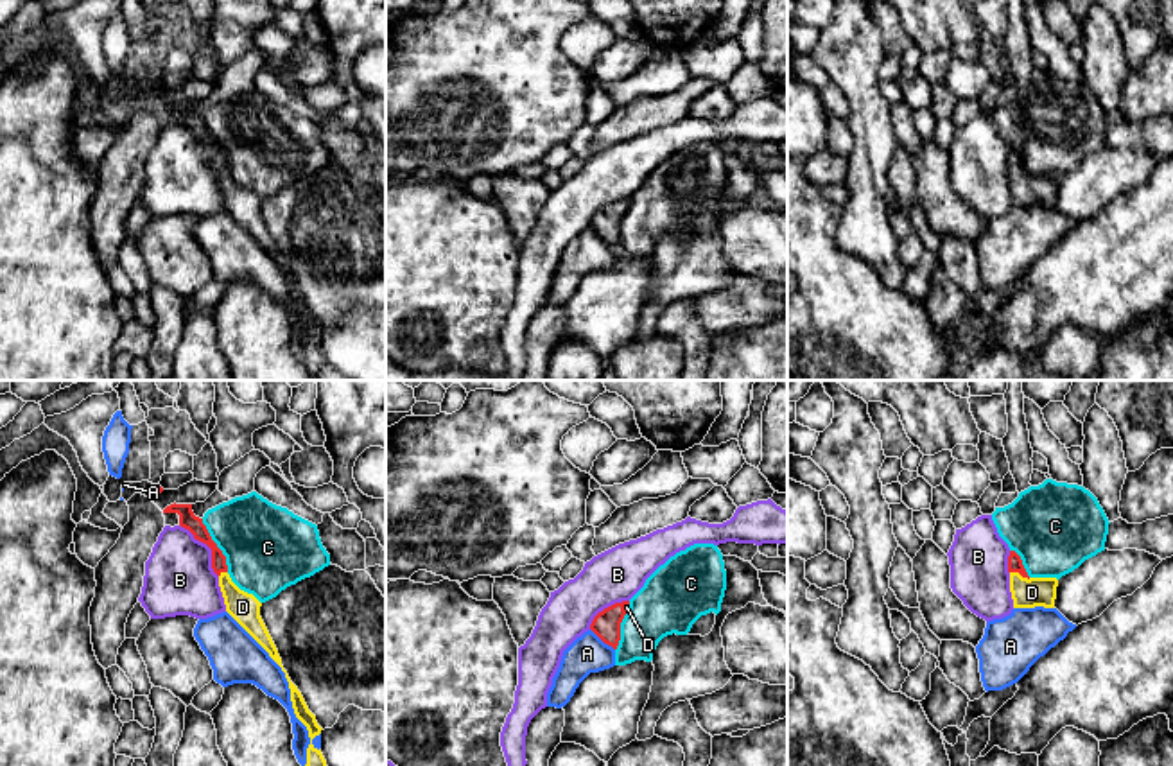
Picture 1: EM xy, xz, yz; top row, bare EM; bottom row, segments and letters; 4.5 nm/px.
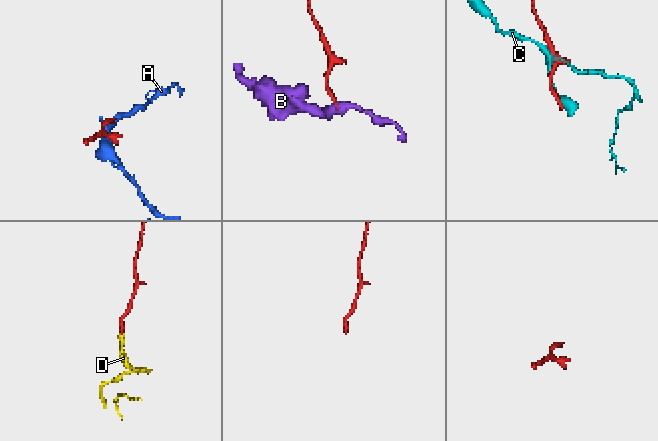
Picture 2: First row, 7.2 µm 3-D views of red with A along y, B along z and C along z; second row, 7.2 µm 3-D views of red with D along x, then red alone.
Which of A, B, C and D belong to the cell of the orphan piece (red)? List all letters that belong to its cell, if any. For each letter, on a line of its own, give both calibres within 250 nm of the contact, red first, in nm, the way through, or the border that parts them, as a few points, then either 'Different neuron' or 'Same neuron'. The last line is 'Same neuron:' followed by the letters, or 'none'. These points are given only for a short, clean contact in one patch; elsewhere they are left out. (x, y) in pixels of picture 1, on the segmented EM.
A: Thickness 130 nm (red) against 170 nm. Different neuron
B: Thickness 80 nm (red) against 300 nm. Different neuron
C: Thickness 80 nm (red) against 380 nm. Different neuron
D: Thickness 60 nm (red) against 130 nm. Path across: yz (1014, 560), (1021, 574), (1032, 592). Same neuron
Same neuron: D

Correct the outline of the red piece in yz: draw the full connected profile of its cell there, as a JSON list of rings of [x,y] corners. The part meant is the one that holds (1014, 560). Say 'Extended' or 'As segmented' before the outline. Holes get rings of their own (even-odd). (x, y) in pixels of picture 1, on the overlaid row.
Extended. [[[1010,551],[1008,572],[1013,608],[1055,608],[1056,578],[1030,578],[1015,551]]]

